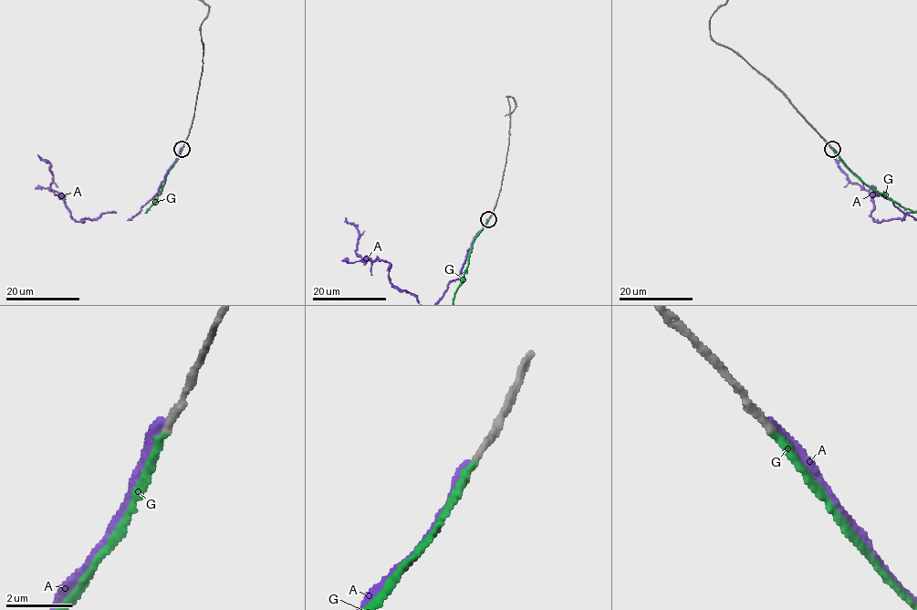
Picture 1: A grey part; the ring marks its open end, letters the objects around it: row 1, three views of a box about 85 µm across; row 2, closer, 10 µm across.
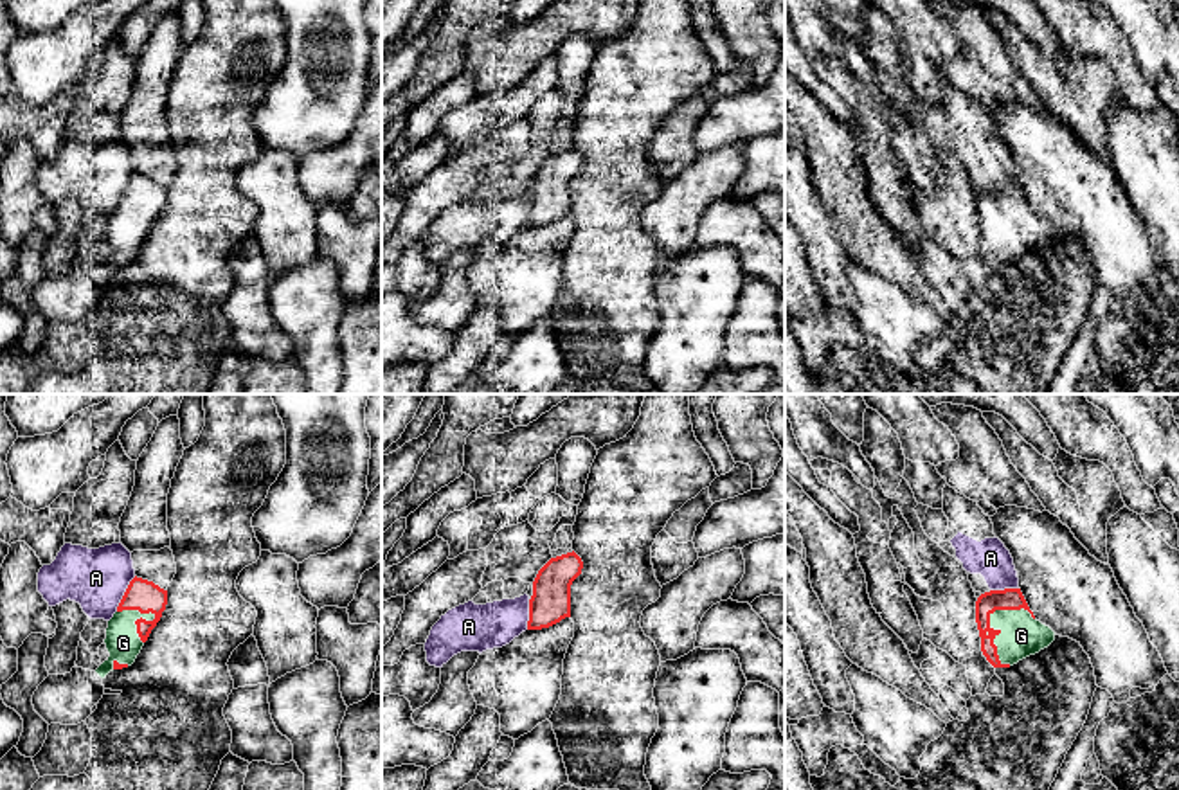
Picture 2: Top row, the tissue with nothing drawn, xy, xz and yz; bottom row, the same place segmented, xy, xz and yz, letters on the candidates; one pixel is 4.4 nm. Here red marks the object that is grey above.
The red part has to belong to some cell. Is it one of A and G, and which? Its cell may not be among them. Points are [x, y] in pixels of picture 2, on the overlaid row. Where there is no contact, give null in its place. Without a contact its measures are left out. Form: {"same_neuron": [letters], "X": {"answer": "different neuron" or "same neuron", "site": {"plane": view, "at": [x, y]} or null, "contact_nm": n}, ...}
{"same_neuron": ["G"], "A": {"answer": "different neuron", "site": {"plane": "xy", "at": [125, 594]}, "contact_nm": 180}, "G": {"answer": "same neuron", "site": {"plane": "yz", "at": [992, 628]}, "contact_nm": 280}}

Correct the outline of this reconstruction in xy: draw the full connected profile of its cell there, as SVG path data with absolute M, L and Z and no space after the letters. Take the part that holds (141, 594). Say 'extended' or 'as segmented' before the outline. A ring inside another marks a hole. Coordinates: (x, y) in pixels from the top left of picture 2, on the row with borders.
extended; M137 576L130 581L117 612L108 621L104 644L110 657L95 669L101 678L135 662L166 605L167 590Z

